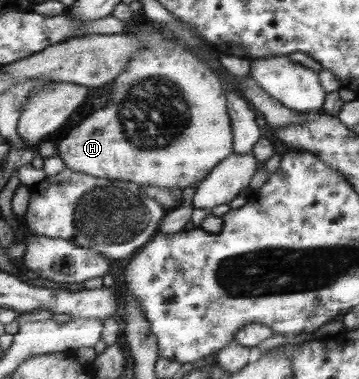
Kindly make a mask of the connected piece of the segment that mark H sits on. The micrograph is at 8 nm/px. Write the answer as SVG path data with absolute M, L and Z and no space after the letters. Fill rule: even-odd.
M147 22L147 26L149 27L145 32L139 28L128 30L127 34L133 36L142 47L132 55L132 59L126 63L126 66L119 72L119 77L115 79L115 84L111 91L111 97L113 97L113 99L109 101L109 105L105 105L105 107L95 111L91 117L87 117L87 119L84 119L78 126L71 129L66 137L58 141L58 145L53 144L49 139L41 141L37 147L44 160L59 153L65 160L66 167L75 170L77 173L87 173L91 174L93 177L100 177L103 179L135 182L135 185L138 185L147 191L150 187L175 188L178 190L192 186L193 184L197 185L201 180L205 179L211 171L211 168L214 168L215 165L221 163L225 157L231 155L232 131L227 113L226 95L222 88L222 81L205 61L201 61L191 55L188 50L185 50L183 47L176 44L175 40L168 37L158 26L153 25L151 22Z

